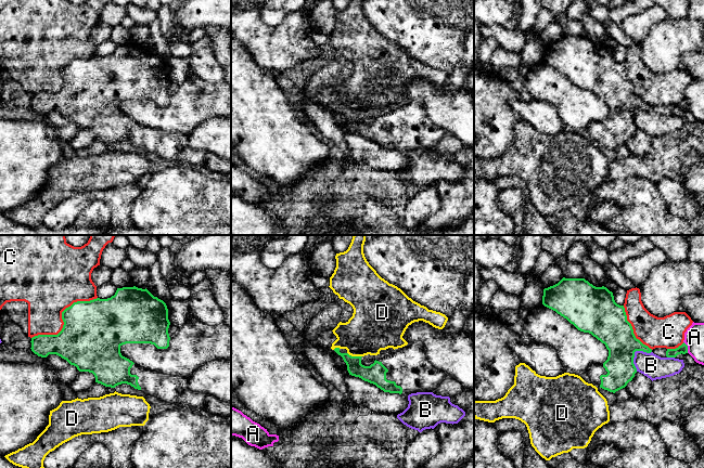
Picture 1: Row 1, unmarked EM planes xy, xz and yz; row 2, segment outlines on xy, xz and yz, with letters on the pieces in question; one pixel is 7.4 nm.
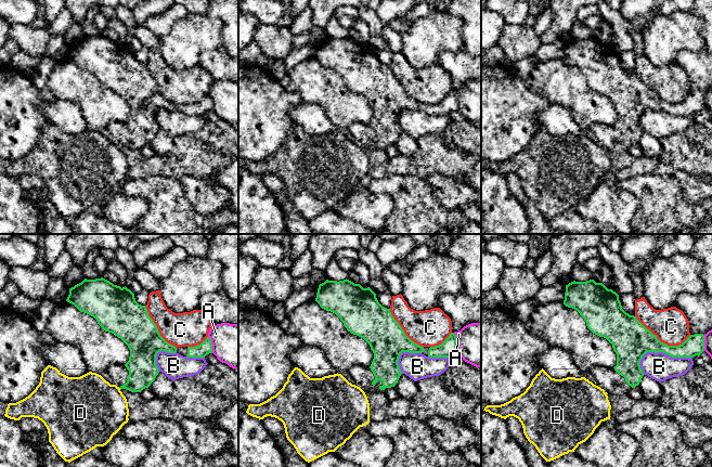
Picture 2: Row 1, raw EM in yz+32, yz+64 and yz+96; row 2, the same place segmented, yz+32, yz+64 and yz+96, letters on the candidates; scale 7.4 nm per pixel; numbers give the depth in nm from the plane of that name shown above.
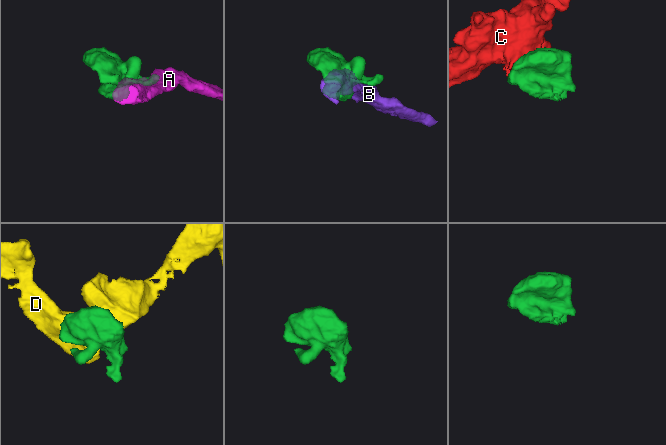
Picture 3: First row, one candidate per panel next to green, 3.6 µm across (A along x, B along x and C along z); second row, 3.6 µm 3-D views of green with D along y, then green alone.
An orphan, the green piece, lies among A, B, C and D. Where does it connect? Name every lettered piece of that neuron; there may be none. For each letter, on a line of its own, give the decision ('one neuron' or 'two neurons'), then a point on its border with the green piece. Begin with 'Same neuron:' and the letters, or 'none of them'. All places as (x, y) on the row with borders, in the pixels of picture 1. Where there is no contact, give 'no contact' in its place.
Same neuron: none of them
A: two neurons; contact yz (687, 347)
B: two neurons; contact yz (634, 353)
C: two neurons; contact xy (62, 319)
D: two neurons; contact xz (355, 356)

